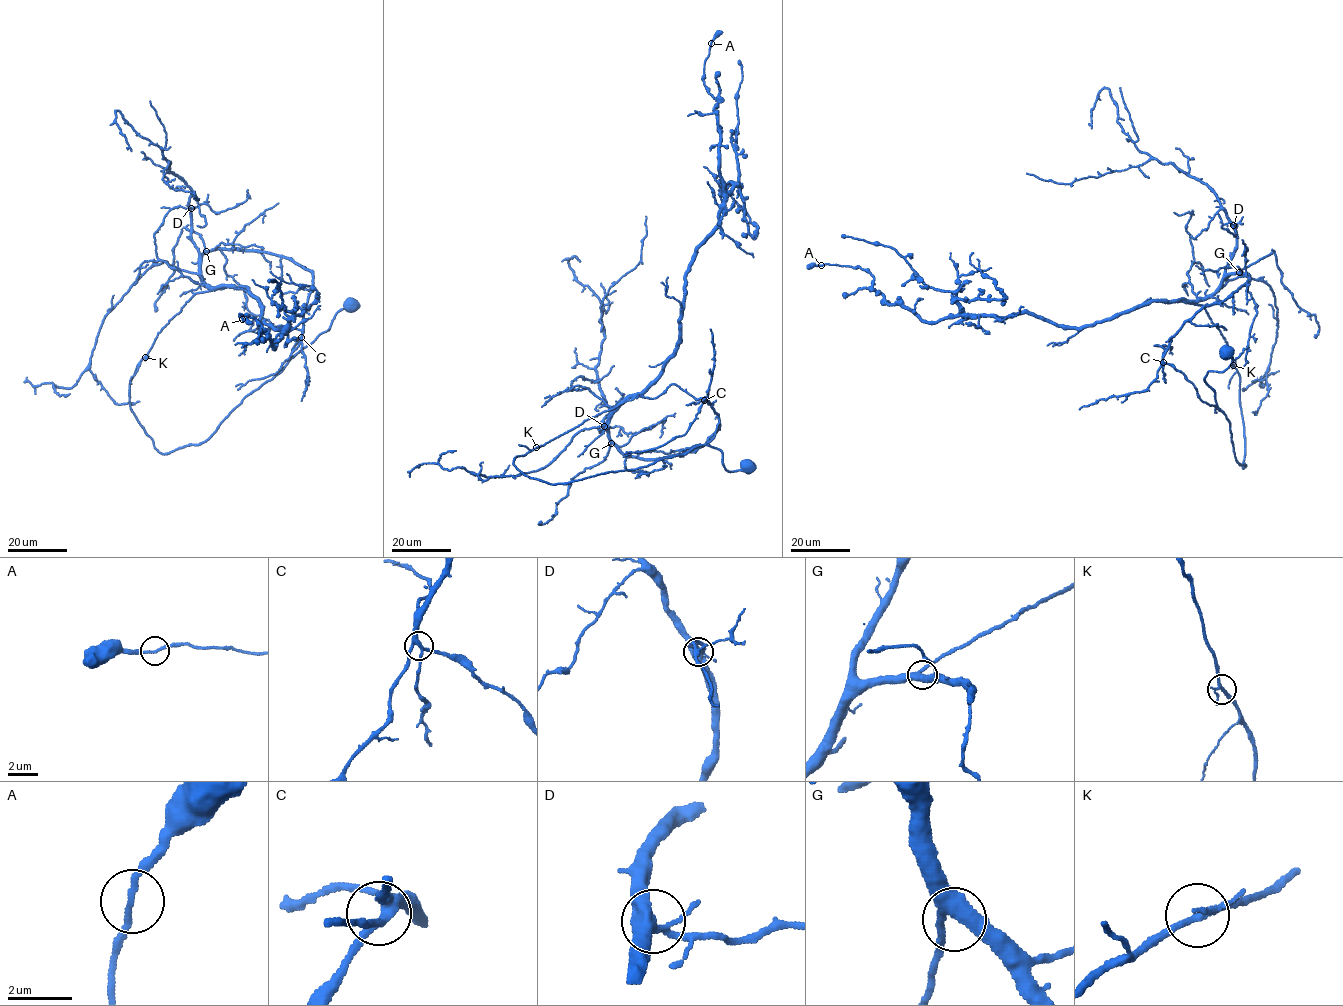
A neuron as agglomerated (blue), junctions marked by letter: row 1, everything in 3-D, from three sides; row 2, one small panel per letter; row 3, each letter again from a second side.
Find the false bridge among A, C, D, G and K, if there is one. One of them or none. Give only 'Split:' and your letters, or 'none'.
Split: none

